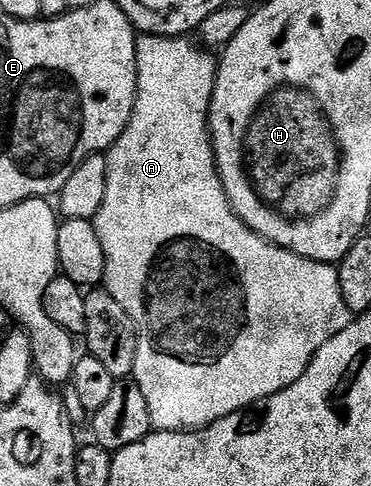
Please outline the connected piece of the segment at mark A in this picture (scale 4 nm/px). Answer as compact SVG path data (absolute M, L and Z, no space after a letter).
M140 35L135 42L137 50L137 94L133 114L117 142L108 148L107 185L105 186L105 202L101 202L101 210L93 221L97 230L97 238L101 238L103 251L102 283L121 306L129 314L139 333L137 346L137 362L133 378L137 386L141 386L141 394L145 394L145 402L149 402L149 418L152 429L160 432L189 432L197 428L208 428L213 422L225 418L243 408L251 408L257 402L293 386L301 374L309 366L309 362L325 346L325 342L333 339L338 332L351 325L353 313L345 306L341 298L341 282L339 270L334 263L322 264L319 260L310 260L284 248L278 248L253 231L231 209L229 198L223 189L219 171L215 165L215 151L211 146L211 130L207 126L207 115L211 109L211 99L215 89L215 73L217 60L206 47L200 46L194 39L182 36L145 36Z

